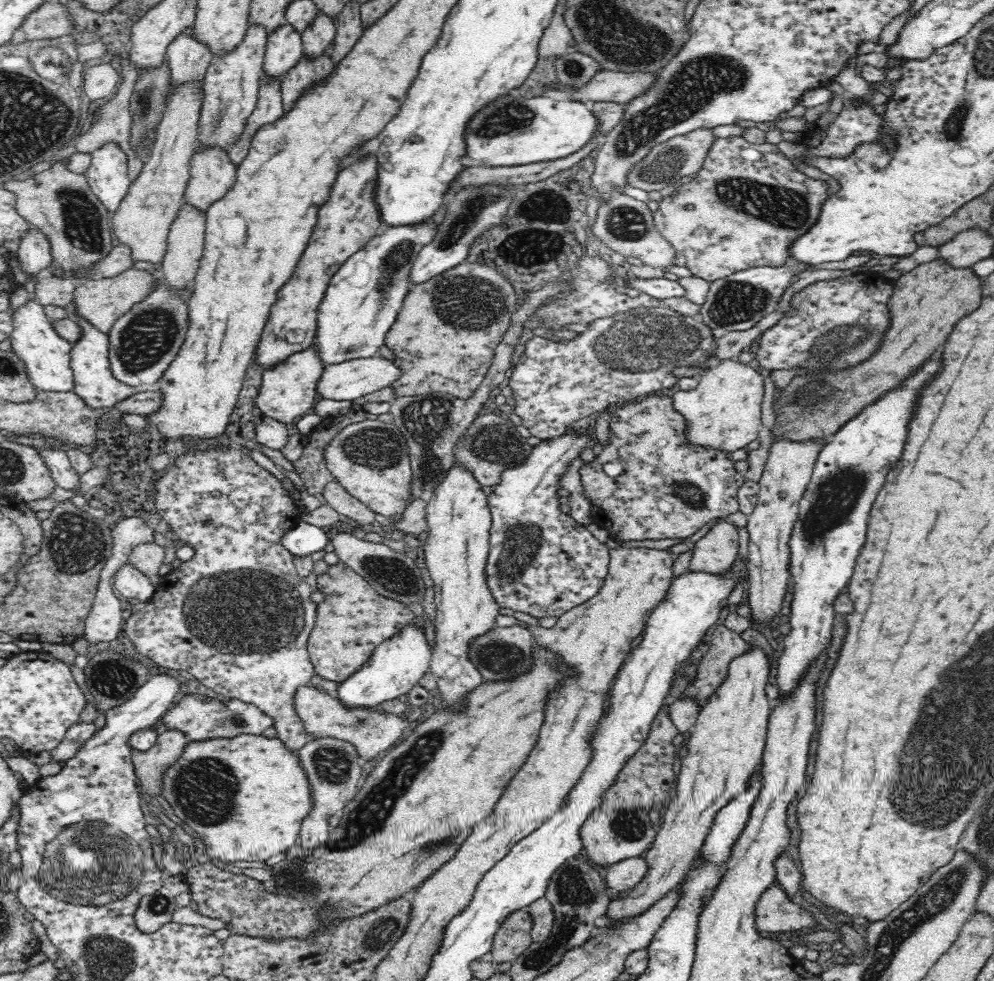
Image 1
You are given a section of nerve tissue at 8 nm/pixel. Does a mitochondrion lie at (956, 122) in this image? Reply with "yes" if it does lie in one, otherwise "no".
yes

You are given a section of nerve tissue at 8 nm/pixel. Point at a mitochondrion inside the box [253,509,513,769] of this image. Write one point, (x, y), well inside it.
(394, 576)

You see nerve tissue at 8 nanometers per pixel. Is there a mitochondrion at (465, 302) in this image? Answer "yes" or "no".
yes

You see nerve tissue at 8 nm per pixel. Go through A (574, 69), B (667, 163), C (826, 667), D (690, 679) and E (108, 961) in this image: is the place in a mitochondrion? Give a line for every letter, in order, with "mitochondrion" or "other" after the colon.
A: mitochondrion
B: mitochondrion
C: other
D: other
E: mitochondrion

